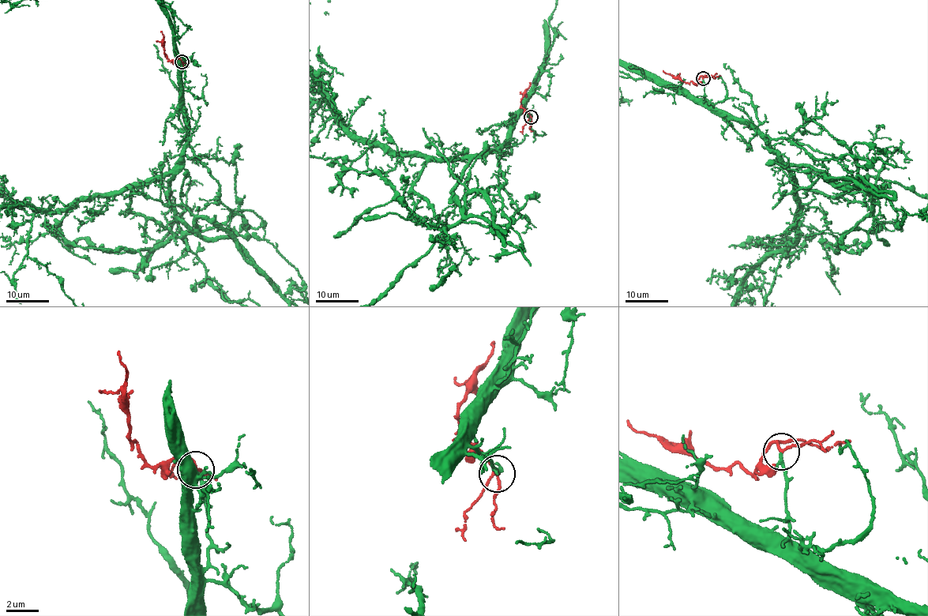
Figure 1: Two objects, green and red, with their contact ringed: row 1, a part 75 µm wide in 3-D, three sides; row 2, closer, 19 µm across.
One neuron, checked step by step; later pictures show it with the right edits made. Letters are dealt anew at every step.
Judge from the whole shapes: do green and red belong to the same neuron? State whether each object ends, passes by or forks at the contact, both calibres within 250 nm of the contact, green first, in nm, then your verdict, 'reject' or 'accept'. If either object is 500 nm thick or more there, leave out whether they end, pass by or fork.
green passes by | red passes by | 130/150 nm | accept

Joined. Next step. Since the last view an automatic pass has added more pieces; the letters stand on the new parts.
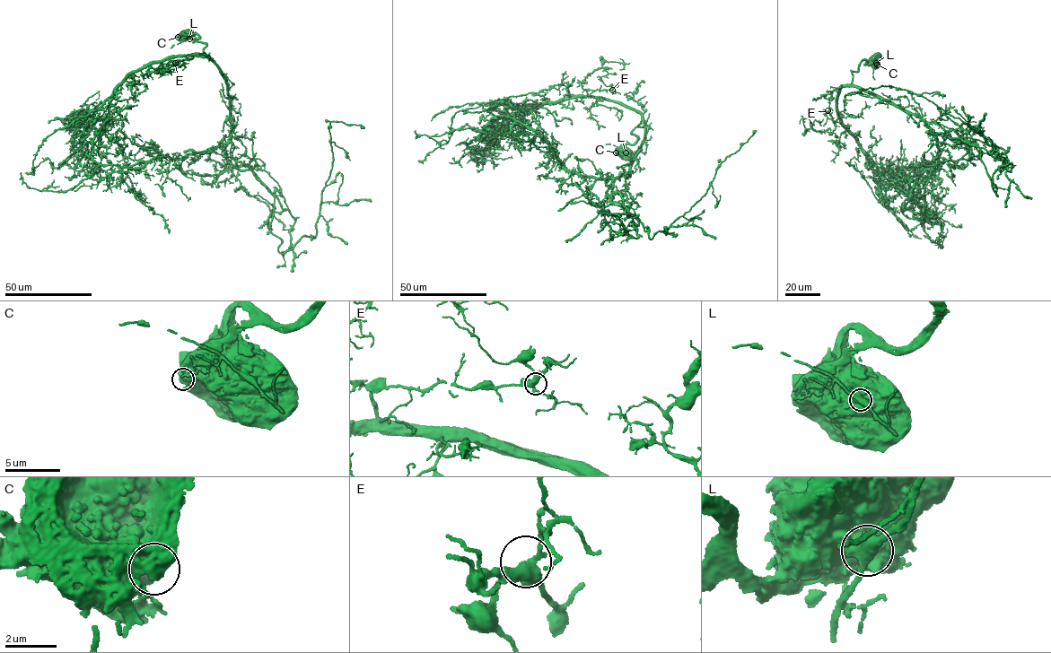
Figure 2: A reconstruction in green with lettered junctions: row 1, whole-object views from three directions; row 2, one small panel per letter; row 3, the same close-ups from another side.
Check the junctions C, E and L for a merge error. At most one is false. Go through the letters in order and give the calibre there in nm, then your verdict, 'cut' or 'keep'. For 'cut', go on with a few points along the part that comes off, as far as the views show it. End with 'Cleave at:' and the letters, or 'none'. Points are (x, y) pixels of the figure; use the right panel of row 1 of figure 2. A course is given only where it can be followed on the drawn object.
C: 800 nm | keep
E: 420 nm | keep
L: 480 nm | cut | (876, 63), (872, 73), (875, 79)
Cleave at: L

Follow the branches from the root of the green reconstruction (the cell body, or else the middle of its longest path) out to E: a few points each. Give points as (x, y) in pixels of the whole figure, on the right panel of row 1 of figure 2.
E: (875, 58), (868, 65), (864, 59), (857, 71), (851, 70), (852, 84), (840, 90), (836, 122), (827, 110)

